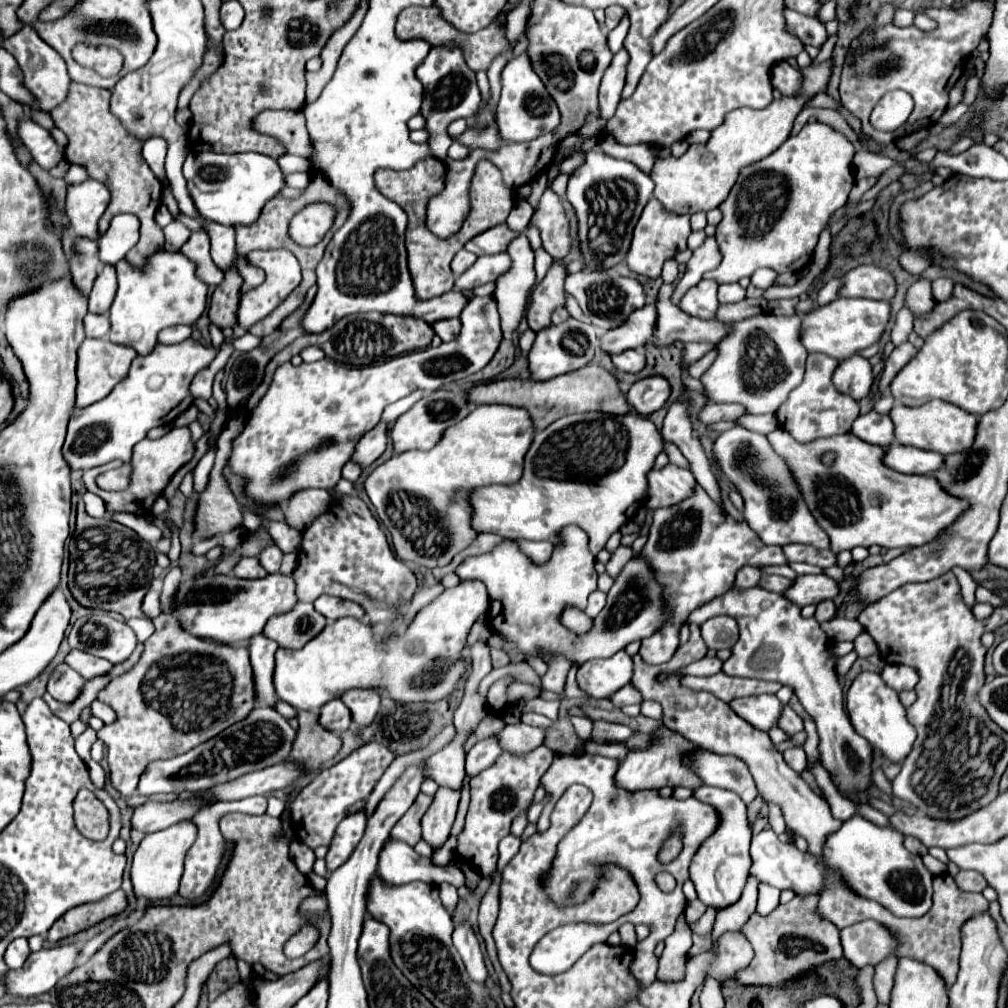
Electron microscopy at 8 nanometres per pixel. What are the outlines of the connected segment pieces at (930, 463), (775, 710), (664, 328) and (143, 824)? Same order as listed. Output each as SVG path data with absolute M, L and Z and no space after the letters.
M893 444L887 448L883 460L889 468L905 472L905 474L931 474L933 470L941 468L943 456L937 452L917 450L913 446Z
M761 694L761 696L749 696L749 698L735 698L729 702L733 706L735 714L741 714L751 726L757 726L759 730L769 730L775 726L783 704L773 694Z
M663 284L657 294L657 308L663 308L659 316L659 324L655 330L655 344L667 346L671 342L711 342L717 344L721 338L729 336L733 324L725 324L721 320L701 320L685 314L677 306L671 304L673 284Z
M197 794L193 798L193 802L181 802L181 800L173 800L173 802L145 802L141 804L131 822L135 830L141 832L157 832L161 828L169 828L181 820L189 820L197 814L197 810L201 810L201 802L205 802L205 794Z

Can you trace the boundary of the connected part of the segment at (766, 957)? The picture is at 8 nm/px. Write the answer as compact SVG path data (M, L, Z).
M795 896L787 904L779 904L769 916L753 914L749 922L743 926L743 934L749 938L755 958L751 966L739 972L737 982L743 986L775 986L789 988L797 978L815 970L825 962L837 960L843 956L843 948L839 942L839 930L815 914L817 896L801 898Z

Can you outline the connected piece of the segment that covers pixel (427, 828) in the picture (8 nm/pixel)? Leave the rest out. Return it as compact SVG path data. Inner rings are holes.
M449 788L437 790L433 804L429 806L429 810L421 820L423 840L431 844L431 848L439 848L447 842L451 824L455 820L457 804L459 804L459 794L455 790L449 790Z

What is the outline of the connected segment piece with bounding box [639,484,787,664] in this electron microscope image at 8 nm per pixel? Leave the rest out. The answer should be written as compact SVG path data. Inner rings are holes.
M699 484L695 486L695 494L685 498L685 502L669 508L657 508L653 512L647 544L639 556L649 560L649 566L653 566L657 574L657 582L663 584L665 612L669 614L661 630L641 640L639 654L649 664L663 664L673 658L679 646L679 630L687 622L689 614L731 590L739 568L787 564L781 546L763 544L747 522L737 522L725 514Z

